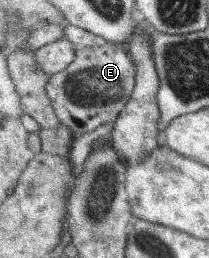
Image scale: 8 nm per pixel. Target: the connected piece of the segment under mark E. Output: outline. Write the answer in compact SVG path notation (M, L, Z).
M106 44L85 48L77 52L74 62L56 73L47 87L50 104L55 108L60 122L67 124L74 138L98 130L106 122L116 122L134 92L137 66L129 48Z

